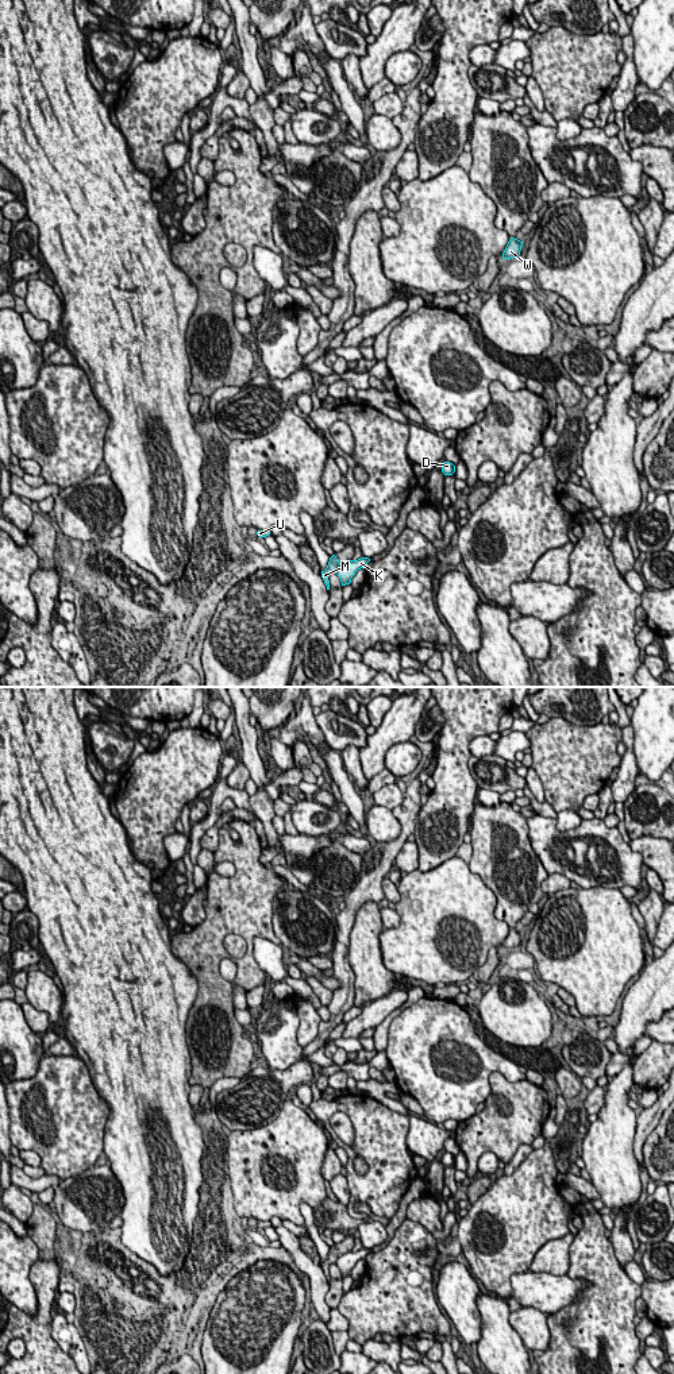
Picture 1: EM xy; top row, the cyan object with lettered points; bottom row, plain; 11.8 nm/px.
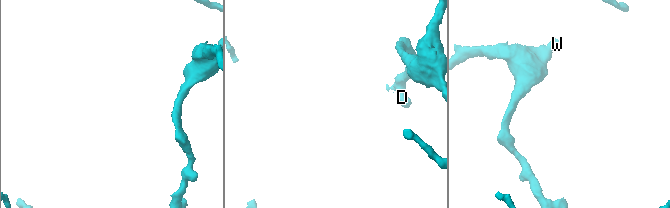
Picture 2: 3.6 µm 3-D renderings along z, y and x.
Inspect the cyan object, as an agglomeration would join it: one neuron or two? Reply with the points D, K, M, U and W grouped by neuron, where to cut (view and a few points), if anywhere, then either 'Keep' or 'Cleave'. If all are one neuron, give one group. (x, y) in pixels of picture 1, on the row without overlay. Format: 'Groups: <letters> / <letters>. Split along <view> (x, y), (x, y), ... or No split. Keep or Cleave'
Groups: D K W / M U. Split along xy (341, 1255), (335, 1262). Cleave

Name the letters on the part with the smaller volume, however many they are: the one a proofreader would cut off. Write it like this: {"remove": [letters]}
{"remove": ["M", "U"]}

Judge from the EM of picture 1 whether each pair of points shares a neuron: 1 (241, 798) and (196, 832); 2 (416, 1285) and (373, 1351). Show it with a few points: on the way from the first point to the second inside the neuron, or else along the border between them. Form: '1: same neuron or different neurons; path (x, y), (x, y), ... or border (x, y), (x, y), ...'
1: same neuron; path (227, 794), (215, 803), (215, 813), (210, 818)
2: different neurons; border (373, 1338), (369, 1338), (362, 1344)

